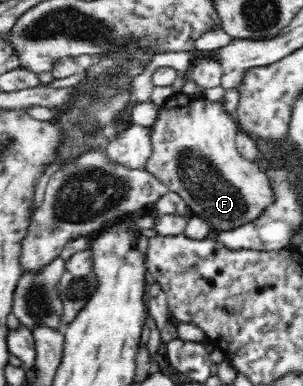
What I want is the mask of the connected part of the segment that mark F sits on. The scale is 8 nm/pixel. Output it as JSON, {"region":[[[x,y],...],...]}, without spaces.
{"region":[[[173,93],[161,105],[156,123],[151,127],[152,157],[144,169],[180,195],[192,216],[205,219],[215,231],[226,232],[250,223],[275,202],[276,194],[264,166],[245,159],[236,149],[234,139],[240,131],[236,118],[222,108],[221,97],[212,102],[204,96]]]}

